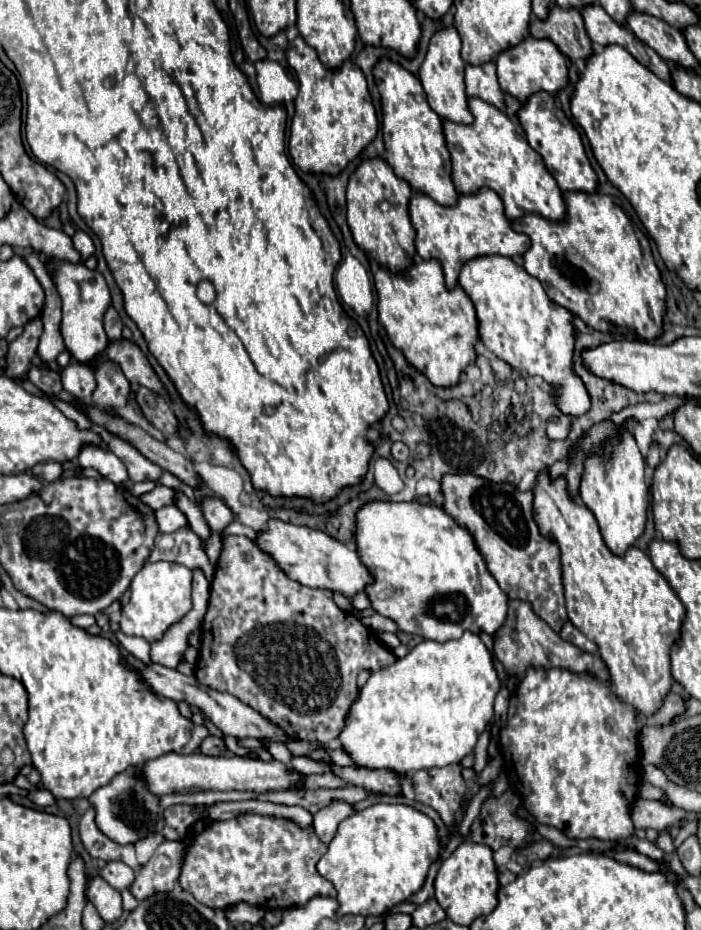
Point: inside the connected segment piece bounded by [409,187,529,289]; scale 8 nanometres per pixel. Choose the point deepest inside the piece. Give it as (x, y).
(476, 225)

